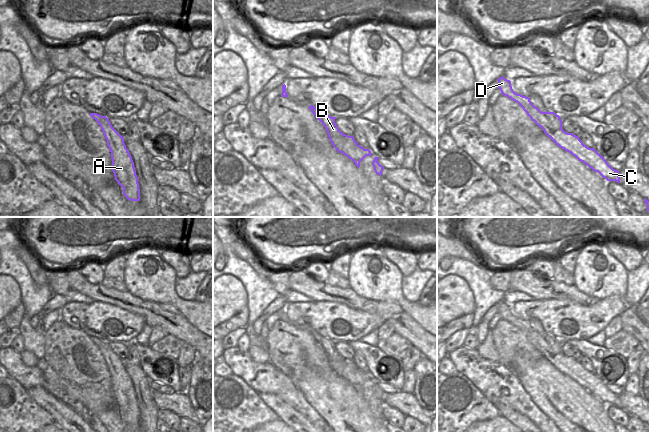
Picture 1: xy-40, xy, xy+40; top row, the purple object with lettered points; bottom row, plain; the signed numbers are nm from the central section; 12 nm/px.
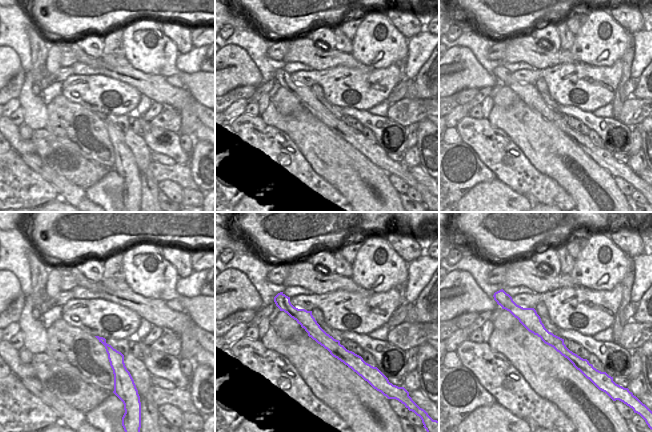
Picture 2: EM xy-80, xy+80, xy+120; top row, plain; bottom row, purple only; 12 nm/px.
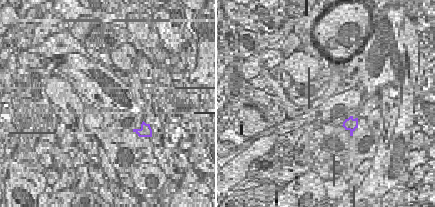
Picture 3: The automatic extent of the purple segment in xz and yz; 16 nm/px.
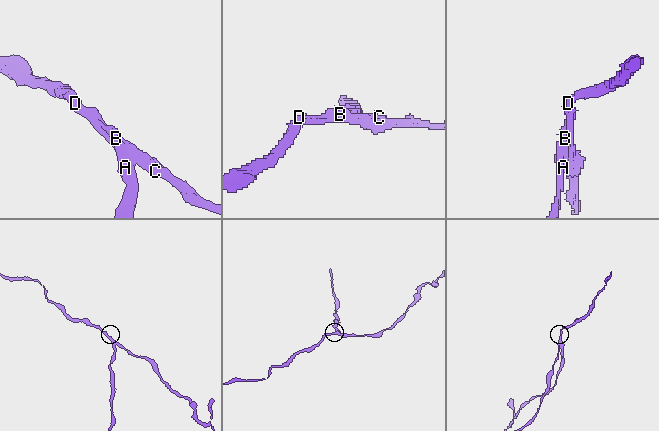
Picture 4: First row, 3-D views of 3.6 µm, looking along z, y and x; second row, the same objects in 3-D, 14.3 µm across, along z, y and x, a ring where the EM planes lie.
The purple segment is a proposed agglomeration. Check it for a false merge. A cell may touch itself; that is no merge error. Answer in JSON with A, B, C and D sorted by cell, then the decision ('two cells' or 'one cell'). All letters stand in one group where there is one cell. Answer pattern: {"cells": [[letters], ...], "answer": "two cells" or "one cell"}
{"cells": [["A", "B"], ["C", "D"]], "answer": "two cells"}

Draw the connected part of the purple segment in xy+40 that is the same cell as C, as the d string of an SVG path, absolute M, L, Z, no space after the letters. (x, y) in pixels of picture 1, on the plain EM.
M503 300L497 304L502 319L517 326L531 344L541 351L544 357L550 361L556 369L571 377L593 395L598 396L607 405L620 407L619 395L613 393L594 372L589 372L584 369L580 362L572 357L567 357L563 353L555 353L544 336L541 336L531 327L529 321L513 315L510 304L505 303Z

